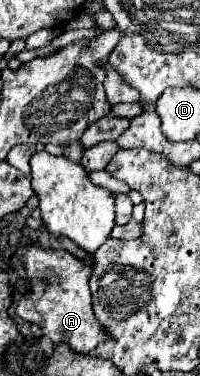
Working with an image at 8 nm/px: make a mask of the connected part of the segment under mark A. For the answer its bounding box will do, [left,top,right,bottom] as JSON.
[16,247,110,353]

